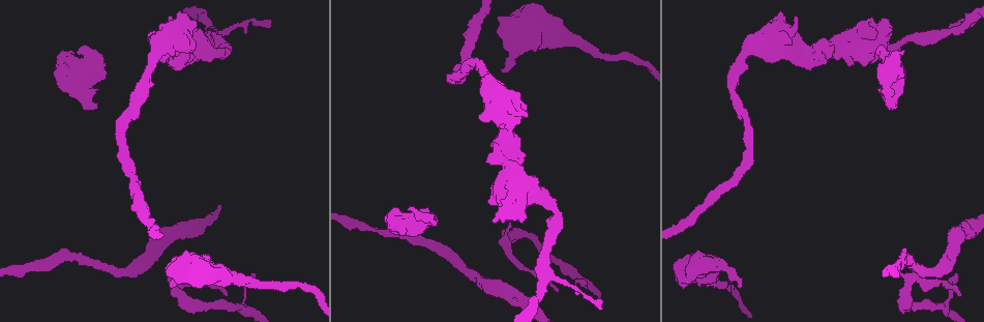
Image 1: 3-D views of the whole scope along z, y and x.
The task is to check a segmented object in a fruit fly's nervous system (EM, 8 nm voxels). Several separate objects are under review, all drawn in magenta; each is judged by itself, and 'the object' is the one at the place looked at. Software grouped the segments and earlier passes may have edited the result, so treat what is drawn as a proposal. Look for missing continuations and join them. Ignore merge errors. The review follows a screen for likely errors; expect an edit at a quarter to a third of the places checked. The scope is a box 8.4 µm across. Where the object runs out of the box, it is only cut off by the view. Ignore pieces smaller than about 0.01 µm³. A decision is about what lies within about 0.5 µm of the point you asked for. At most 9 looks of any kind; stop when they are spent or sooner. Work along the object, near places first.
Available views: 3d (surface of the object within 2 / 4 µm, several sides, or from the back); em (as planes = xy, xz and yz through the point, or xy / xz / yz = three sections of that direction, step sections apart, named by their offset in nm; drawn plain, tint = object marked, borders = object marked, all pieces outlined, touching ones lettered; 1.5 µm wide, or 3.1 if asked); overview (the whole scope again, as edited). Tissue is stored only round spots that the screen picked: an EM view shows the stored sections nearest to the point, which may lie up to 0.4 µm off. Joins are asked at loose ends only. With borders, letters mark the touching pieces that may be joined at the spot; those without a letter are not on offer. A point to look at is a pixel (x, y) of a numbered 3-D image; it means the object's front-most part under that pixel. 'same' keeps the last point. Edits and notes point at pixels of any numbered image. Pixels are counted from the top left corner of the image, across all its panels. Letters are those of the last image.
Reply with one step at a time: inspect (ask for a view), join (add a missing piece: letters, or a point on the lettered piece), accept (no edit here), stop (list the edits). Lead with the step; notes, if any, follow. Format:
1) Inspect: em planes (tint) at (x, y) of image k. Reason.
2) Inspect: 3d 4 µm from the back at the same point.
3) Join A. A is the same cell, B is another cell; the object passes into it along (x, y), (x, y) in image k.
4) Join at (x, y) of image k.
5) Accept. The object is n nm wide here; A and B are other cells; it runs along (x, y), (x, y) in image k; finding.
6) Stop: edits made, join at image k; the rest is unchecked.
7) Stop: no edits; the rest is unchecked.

Inspect: em planes (borders) at (897, 57) of image 1. Stops while still wide.

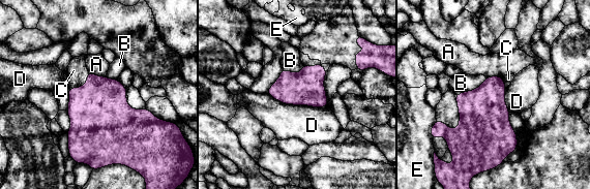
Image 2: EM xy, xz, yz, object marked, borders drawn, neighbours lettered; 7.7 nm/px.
Join C. The object is 280 nm wide here; C is the same cell, A, B, D and E are other cells; the object passes into it along (98, 111), (83, 85), (77, 71) in image 2; the neuron continues.

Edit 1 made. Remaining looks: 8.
Inspect: overview.

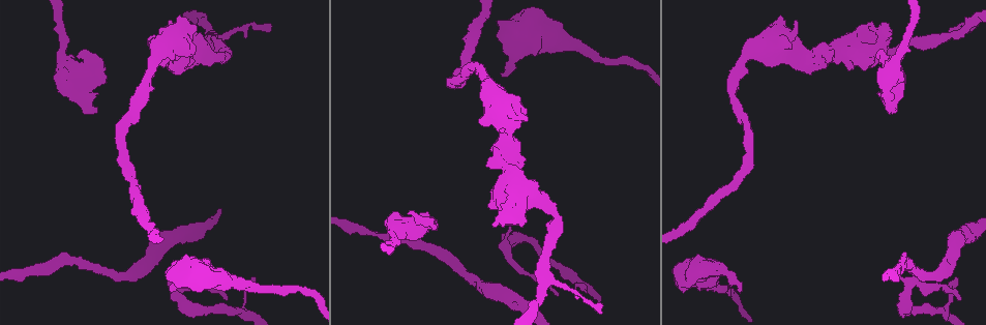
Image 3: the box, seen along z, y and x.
Inspect: em planes (tint) at (511, 230) of image 3. Branch stops here.

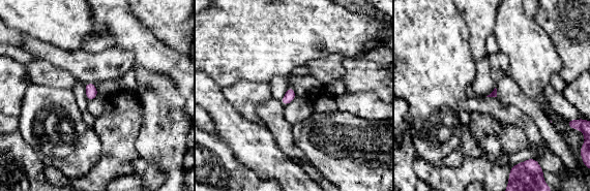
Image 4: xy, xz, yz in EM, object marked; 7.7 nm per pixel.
Inspect: em planes (borders) at the same point. See the neighbours.

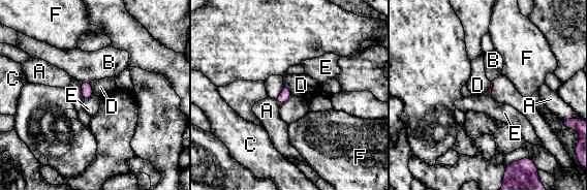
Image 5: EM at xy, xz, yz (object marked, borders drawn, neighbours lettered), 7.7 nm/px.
Accept. A, B, C, D, E and F are other cells; no lettered piece goes on from it.

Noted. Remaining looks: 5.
Inspect: em xy step 4 (tint) at (170, 292) of image 3. An open end.

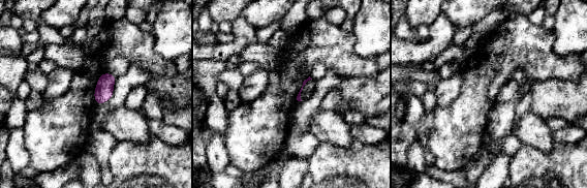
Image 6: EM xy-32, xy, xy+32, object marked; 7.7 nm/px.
Inspect: em planes (borders) at the same point.

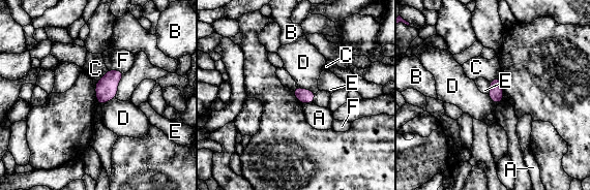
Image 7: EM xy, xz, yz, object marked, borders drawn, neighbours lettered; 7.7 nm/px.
Accept. A, B, C, D, E and F are other cells; a border runs along (298, 86), (310, 89), (315, 93) in image 7; none of them fits.

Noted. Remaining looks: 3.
Inspect: em xy step 8 (borders) at (556, 294) of image 3. An open end.

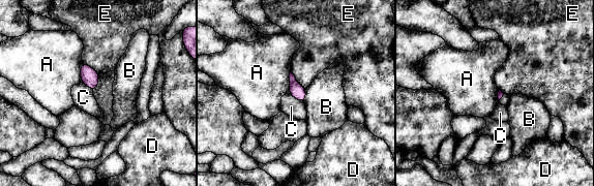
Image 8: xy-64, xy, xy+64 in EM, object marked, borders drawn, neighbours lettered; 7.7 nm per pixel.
Inspect: em planes (borders) at the same point.

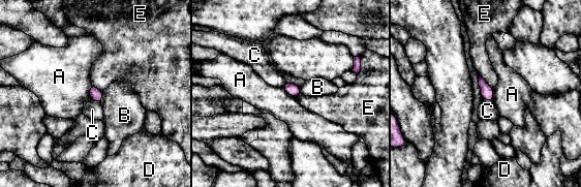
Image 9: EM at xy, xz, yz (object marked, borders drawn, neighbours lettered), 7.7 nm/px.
Accept. A, B, C, D and E are other cells; none of them fits.

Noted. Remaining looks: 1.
Stop: edits made, join at image 2; the rest is unchecked.

